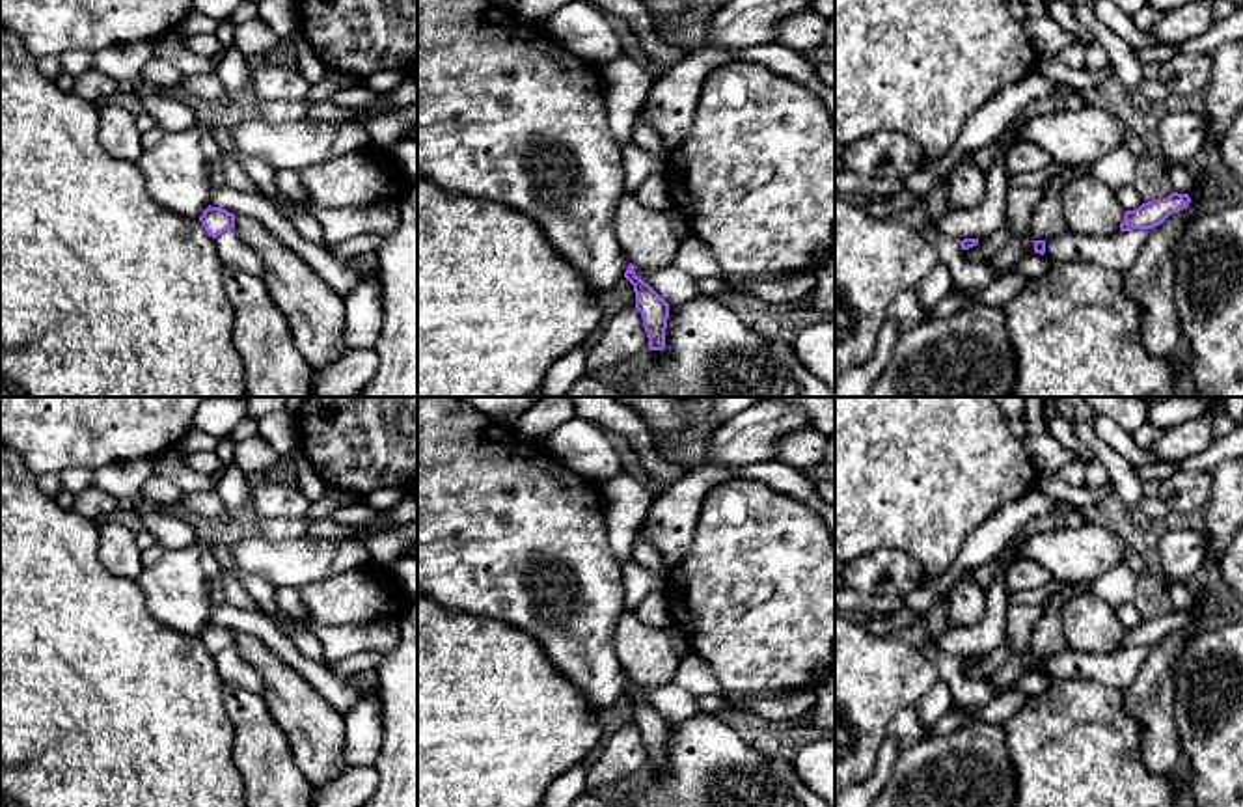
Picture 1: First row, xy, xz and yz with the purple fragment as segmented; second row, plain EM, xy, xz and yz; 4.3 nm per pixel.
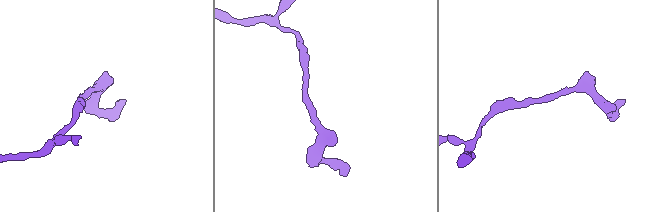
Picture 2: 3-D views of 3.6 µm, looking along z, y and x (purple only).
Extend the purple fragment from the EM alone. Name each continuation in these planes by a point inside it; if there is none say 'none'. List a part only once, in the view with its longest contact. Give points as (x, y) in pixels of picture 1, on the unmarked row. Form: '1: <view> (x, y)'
none

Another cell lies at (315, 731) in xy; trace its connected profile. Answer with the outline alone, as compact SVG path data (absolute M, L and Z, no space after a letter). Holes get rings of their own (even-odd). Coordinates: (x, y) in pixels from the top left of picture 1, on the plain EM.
M235 632L235 649L261 673L270 716L285 734L294 764L307 783L321 788L337 779L348 768L343 714L259 637Z

